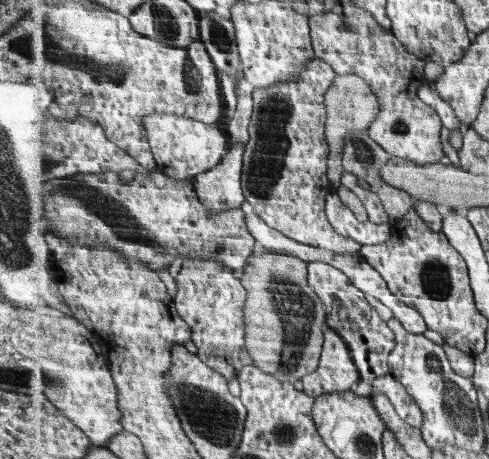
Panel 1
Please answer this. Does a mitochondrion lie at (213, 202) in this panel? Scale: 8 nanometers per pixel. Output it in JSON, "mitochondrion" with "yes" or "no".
{"mitochondrion":"no"}

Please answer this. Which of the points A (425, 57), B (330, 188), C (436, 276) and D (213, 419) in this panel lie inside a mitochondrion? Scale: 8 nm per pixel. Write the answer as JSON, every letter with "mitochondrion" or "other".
{"A":"other","B":"other","C":"mitochondrion","D":"mitochondrion"}

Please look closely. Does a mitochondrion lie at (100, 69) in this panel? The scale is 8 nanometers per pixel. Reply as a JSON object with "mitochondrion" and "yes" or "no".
{"mitochondrion":"yes"}

